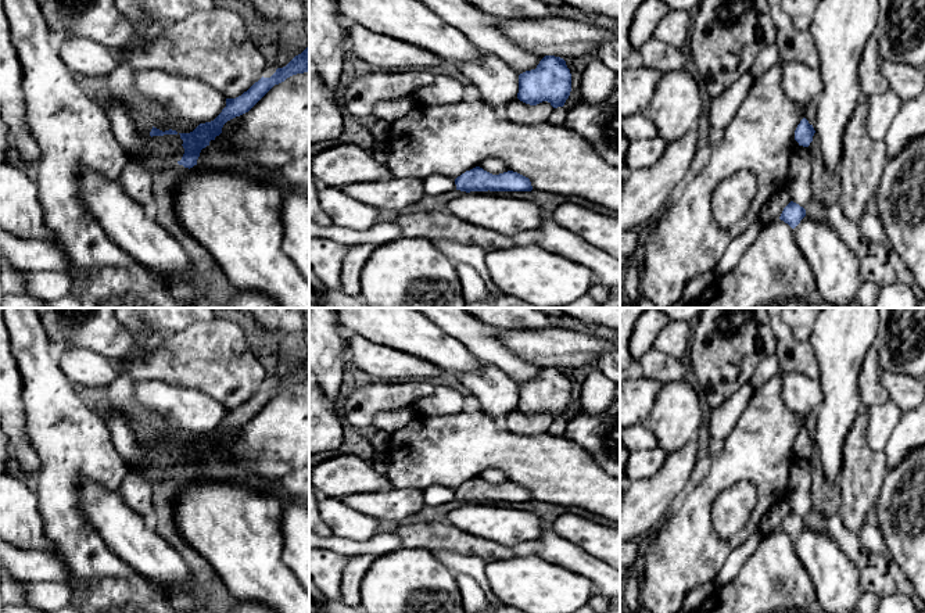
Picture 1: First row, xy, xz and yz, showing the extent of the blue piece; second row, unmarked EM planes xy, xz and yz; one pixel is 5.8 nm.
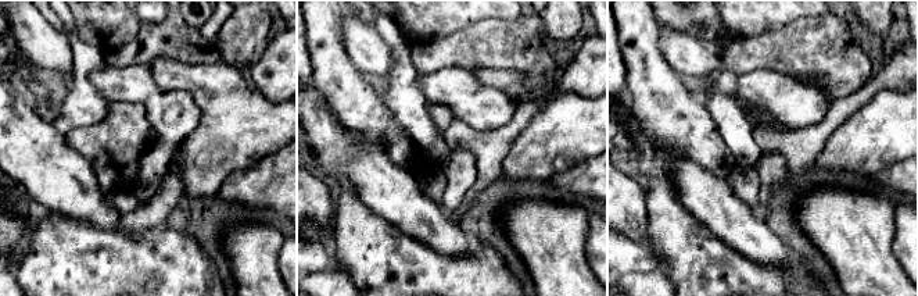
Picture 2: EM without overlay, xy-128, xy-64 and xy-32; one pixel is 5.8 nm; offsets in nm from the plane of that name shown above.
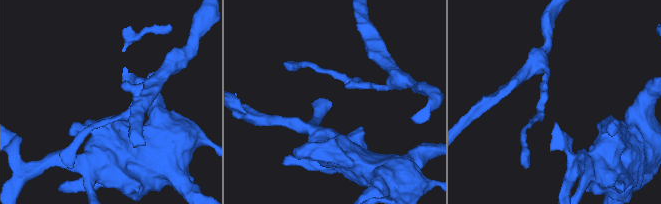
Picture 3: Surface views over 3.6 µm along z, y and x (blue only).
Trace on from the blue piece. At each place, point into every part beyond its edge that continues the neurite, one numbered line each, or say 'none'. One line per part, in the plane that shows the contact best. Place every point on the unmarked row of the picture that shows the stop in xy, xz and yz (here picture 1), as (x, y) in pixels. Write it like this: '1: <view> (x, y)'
none

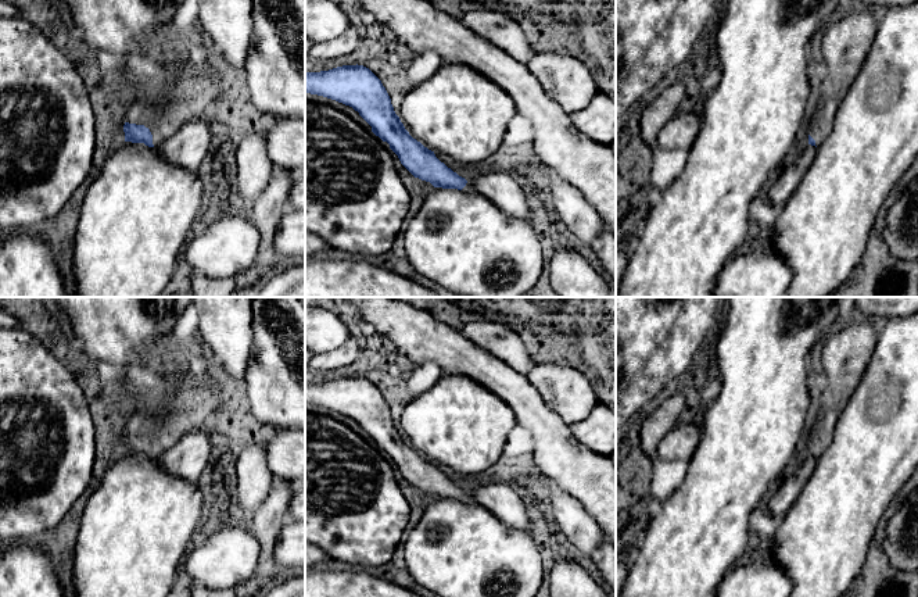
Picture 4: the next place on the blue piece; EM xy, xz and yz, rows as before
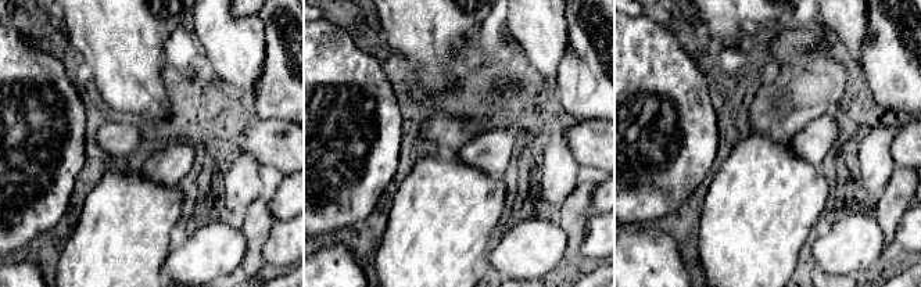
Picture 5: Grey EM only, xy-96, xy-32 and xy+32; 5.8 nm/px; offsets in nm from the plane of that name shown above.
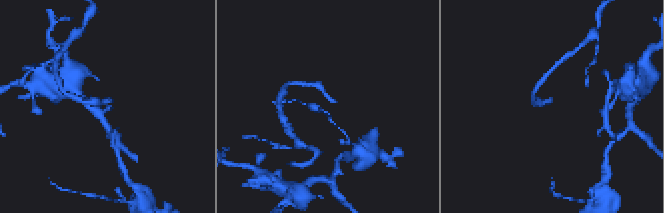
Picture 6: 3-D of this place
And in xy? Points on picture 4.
1: xy (187, 408)

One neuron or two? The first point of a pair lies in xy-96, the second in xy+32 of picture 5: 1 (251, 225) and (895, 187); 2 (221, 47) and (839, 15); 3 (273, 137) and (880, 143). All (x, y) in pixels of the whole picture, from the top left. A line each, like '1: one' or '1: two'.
1: one
2: one
3: two

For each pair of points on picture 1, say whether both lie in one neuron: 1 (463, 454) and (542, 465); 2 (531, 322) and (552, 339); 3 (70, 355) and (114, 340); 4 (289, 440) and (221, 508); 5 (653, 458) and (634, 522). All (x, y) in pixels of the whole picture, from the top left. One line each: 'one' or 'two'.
1: one
2: two
3: two
4: two
5: two

